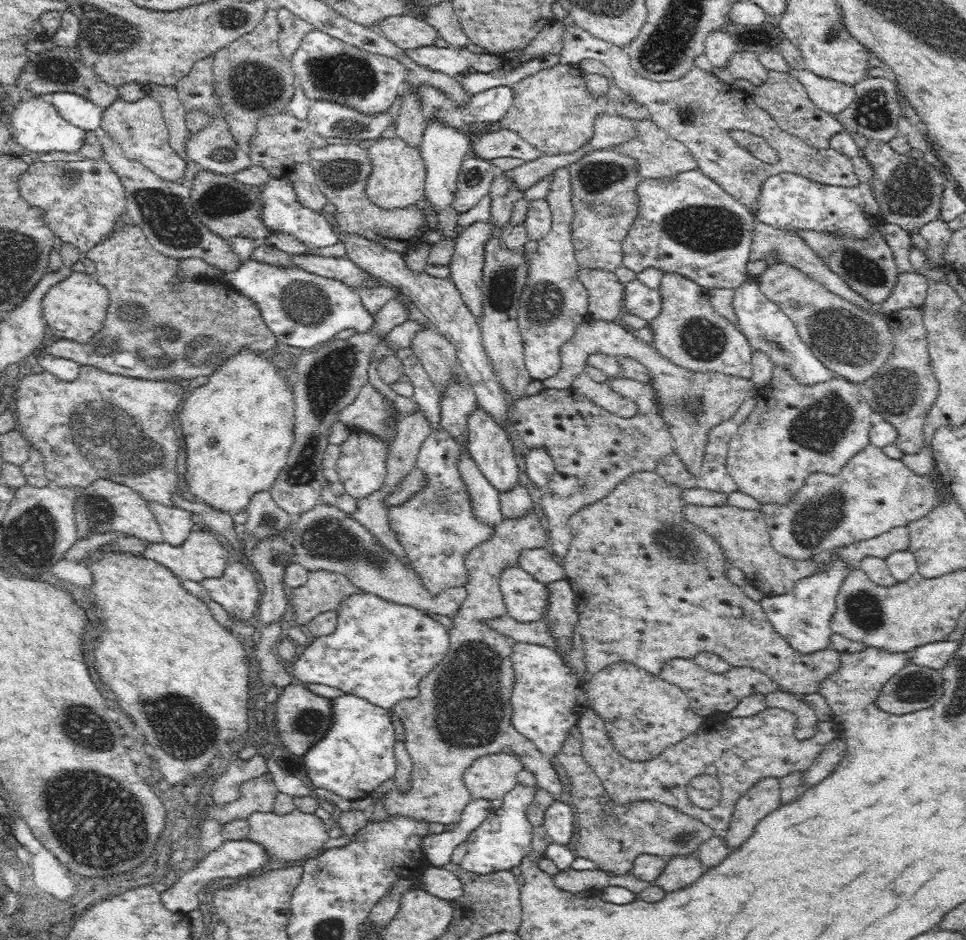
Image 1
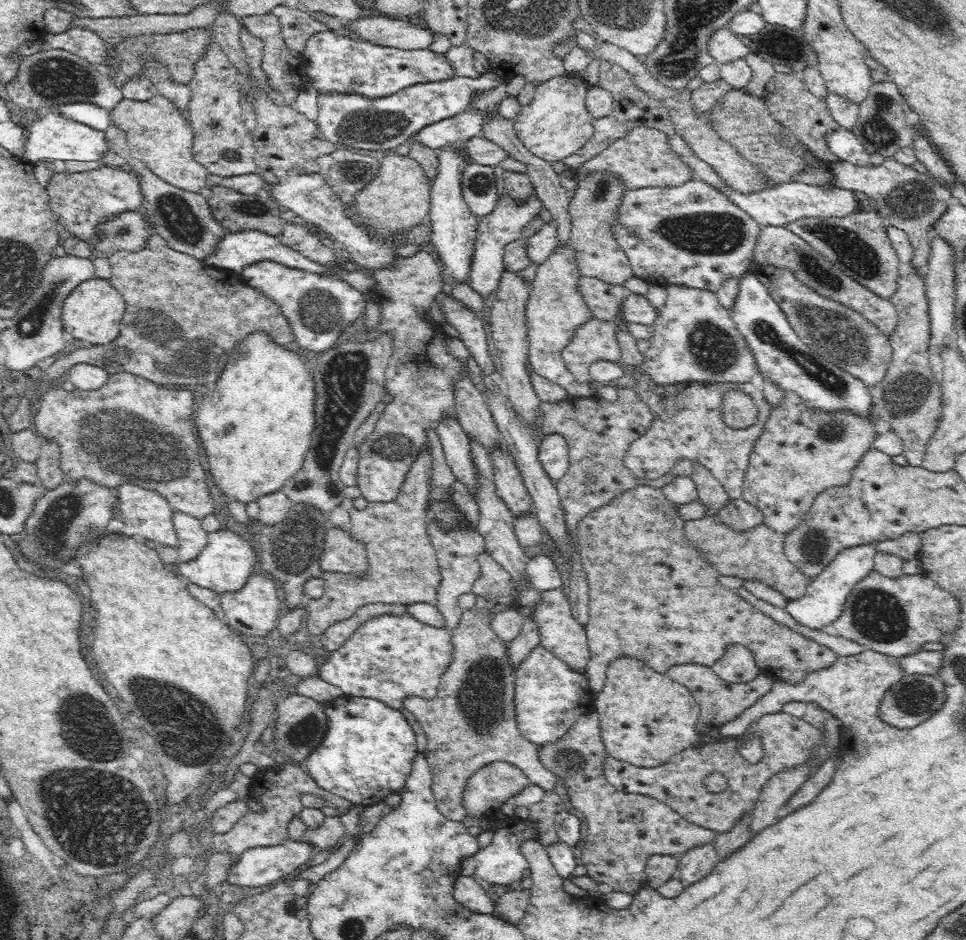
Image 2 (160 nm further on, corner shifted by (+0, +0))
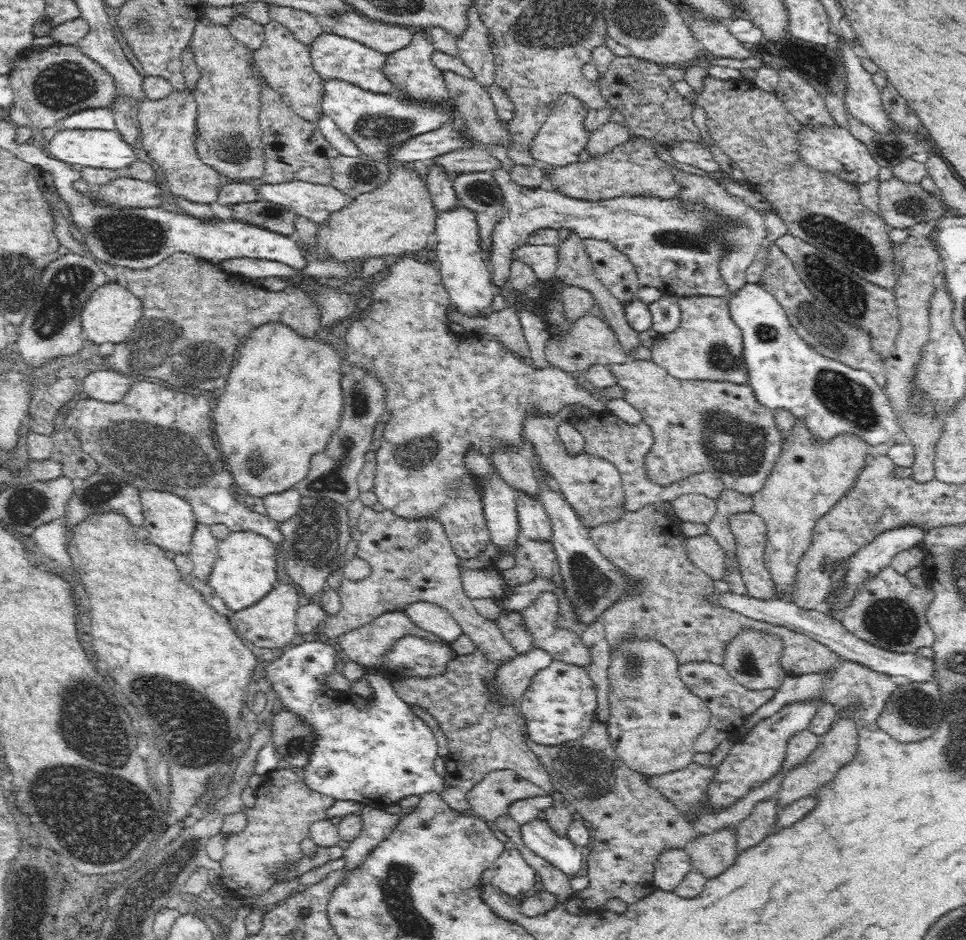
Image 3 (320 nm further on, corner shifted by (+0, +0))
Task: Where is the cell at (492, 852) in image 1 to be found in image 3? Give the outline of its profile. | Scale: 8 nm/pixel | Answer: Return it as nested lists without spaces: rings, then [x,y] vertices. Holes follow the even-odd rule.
[[[506,849],[494,864],[492,886],[510,897],[535,893],[536,871],[526,862],[518,849]]]

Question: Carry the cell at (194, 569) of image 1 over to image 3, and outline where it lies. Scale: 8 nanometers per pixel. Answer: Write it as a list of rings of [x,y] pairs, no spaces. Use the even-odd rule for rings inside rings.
[[[252,531],[231,532],[226,540],[219,542],[219,559],[215,562],[207,583],[222,597],[230,612],[252,606],[279,582],[278,547],[268,538]]]

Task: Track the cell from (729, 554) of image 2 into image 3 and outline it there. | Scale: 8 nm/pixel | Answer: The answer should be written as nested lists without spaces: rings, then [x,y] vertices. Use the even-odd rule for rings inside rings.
[[[706,534],[685,539],[685,551],[692,564],[703,570],[713,580],[724,578],[726,551],[712,535]]]

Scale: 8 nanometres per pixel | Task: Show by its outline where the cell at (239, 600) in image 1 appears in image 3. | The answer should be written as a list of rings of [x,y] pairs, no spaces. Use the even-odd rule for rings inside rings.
[[[276,582],[273,589],[264,598],[241,611],[233,611],[228,617],[238,635],[251,646],[264,649],[280,649],[292,645],[300,638],[296,617],[301,607],[302,594],[291,585]]]

